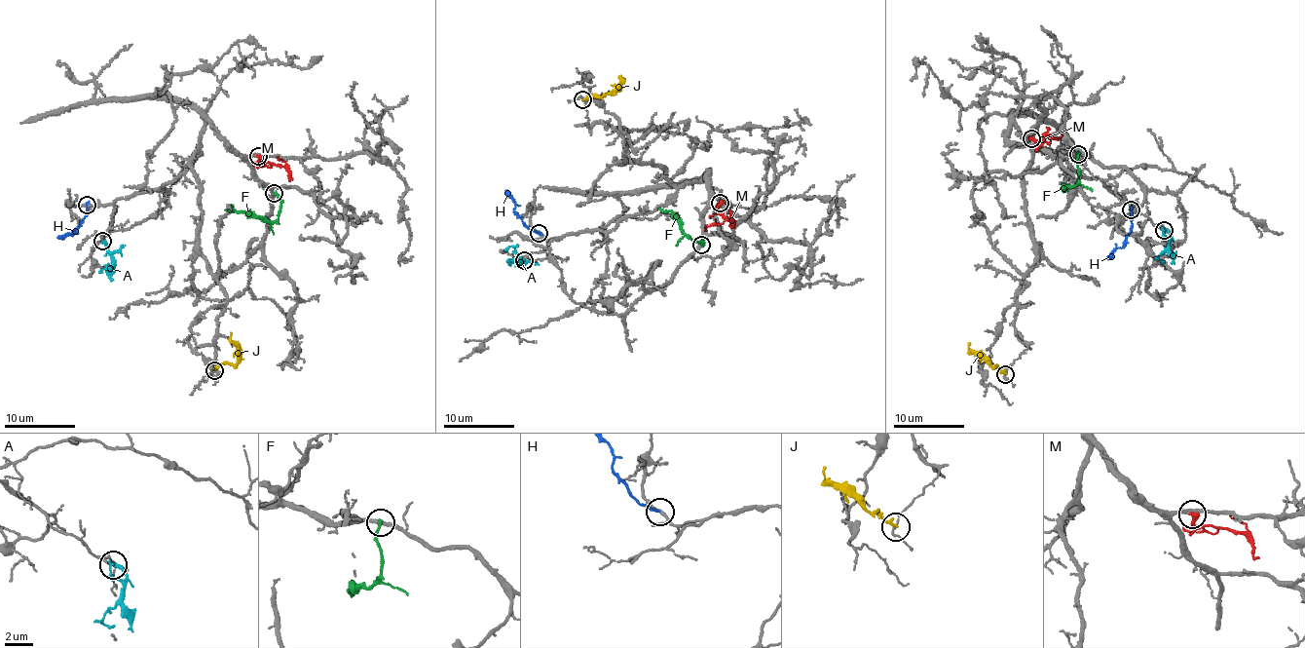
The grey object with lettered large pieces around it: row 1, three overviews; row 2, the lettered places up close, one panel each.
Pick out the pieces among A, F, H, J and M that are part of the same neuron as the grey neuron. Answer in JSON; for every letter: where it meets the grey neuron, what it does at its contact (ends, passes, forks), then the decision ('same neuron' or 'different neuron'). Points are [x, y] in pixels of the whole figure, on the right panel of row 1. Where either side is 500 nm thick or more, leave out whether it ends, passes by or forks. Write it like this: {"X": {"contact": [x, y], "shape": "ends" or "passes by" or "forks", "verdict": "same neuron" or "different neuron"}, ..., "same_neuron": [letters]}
{"A": {"contact": [1164, 230], "shape": "ends", "verdict": "same neuron"}, "F": {"contact": [1078, 154], "shape": "ends", "verdict": "different neuron"}, "H": {"contact": [1131, 209], "shape": "ends", "verdict": "different neuron"}, "J": {"contact": [1005, 374], "shape": "ends", "verdict": "different neuron"}, "M": {"contact": [1031, 138], "shape": "ends", "verdict": "different neuron"}, "same_neuron": ["A"]}

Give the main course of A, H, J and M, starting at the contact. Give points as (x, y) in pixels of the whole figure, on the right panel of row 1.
A: (1164, 229), (1170, 239), (1168, 250), (1158, 256), (1164, 262)
H: (1131, 209), (1130, 233), (1108, 259)
J: (1006, 373), (972, 354), (968, 350), (970, 343)
M: (1030, 138), (1044, 136), (1042, 145), (1035, 150)

